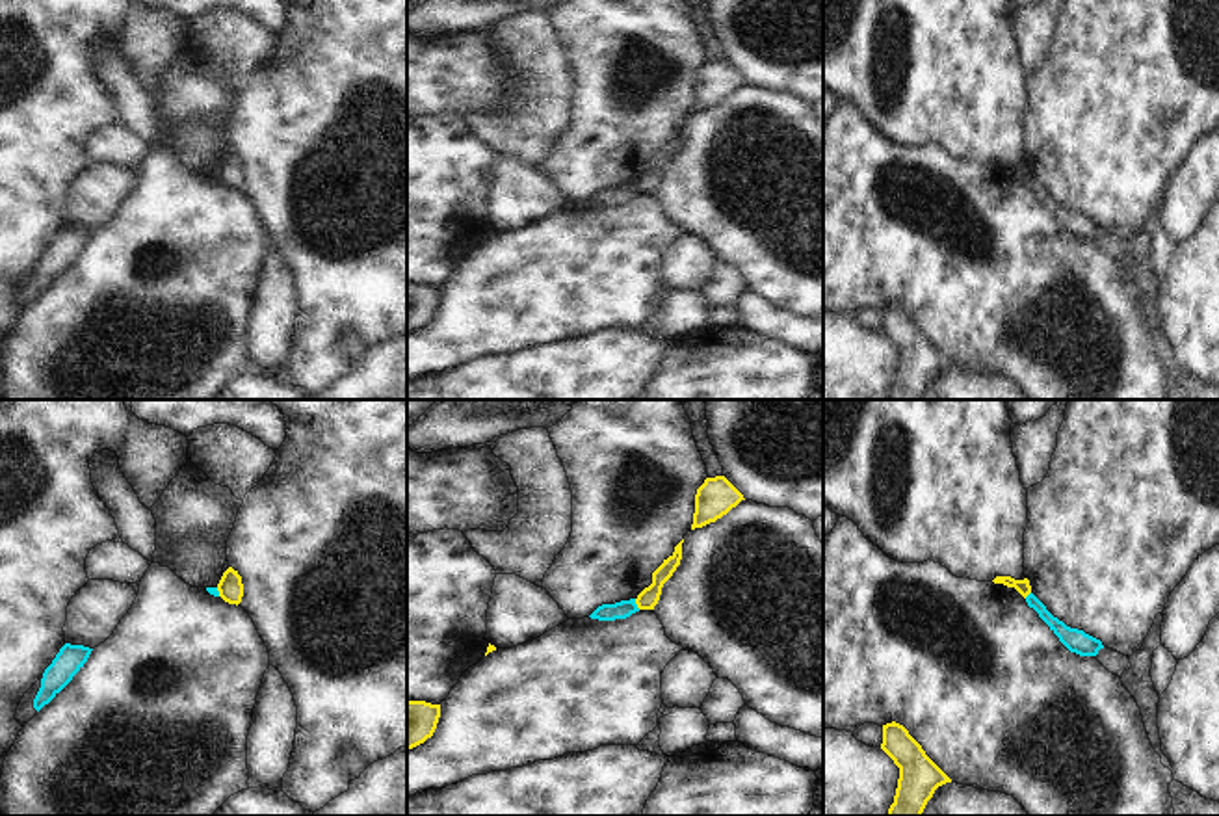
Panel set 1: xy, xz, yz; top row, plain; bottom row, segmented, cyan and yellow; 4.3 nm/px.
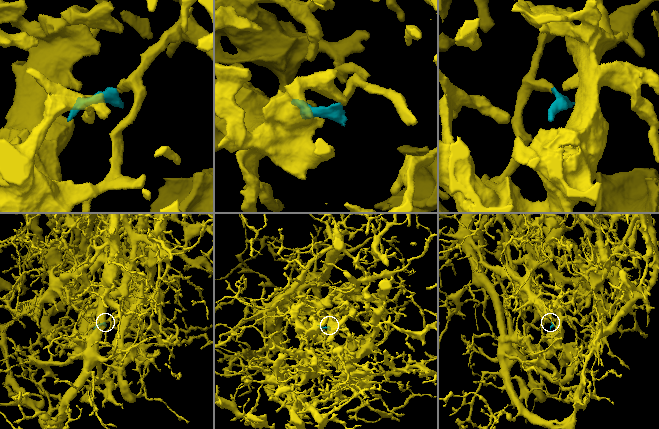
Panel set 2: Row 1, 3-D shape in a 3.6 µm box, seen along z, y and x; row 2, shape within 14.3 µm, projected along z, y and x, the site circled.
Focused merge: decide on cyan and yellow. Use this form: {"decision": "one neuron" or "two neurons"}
{"decision": "two neurons"}

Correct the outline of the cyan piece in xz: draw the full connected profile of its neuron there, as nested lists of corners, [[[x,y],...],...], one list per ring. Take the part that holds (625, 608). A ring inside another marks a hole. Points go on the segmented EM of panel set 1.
[[[636,599],[598,606],[589,617],[598,621],[626,619],[639,612]]]

